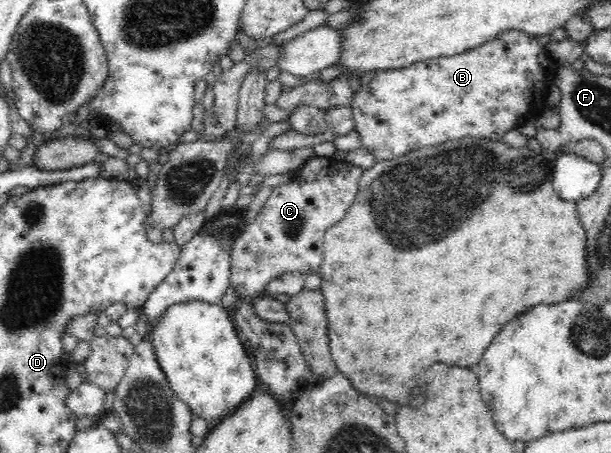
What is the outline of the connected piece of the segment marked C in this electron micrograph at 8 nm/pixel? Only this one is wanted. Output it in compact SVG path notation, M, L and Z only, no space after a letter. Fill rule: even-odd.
M317 156L298 168L292 181L273 189L262 209L257 213L254 222L247 225L233 243L229 280L230 287L241 299L249 300L253 296L262 294L266 285L282 274L318 273L324 260L325 233L330 226L342 221L346 211L354 203L364 170L345 160Z

